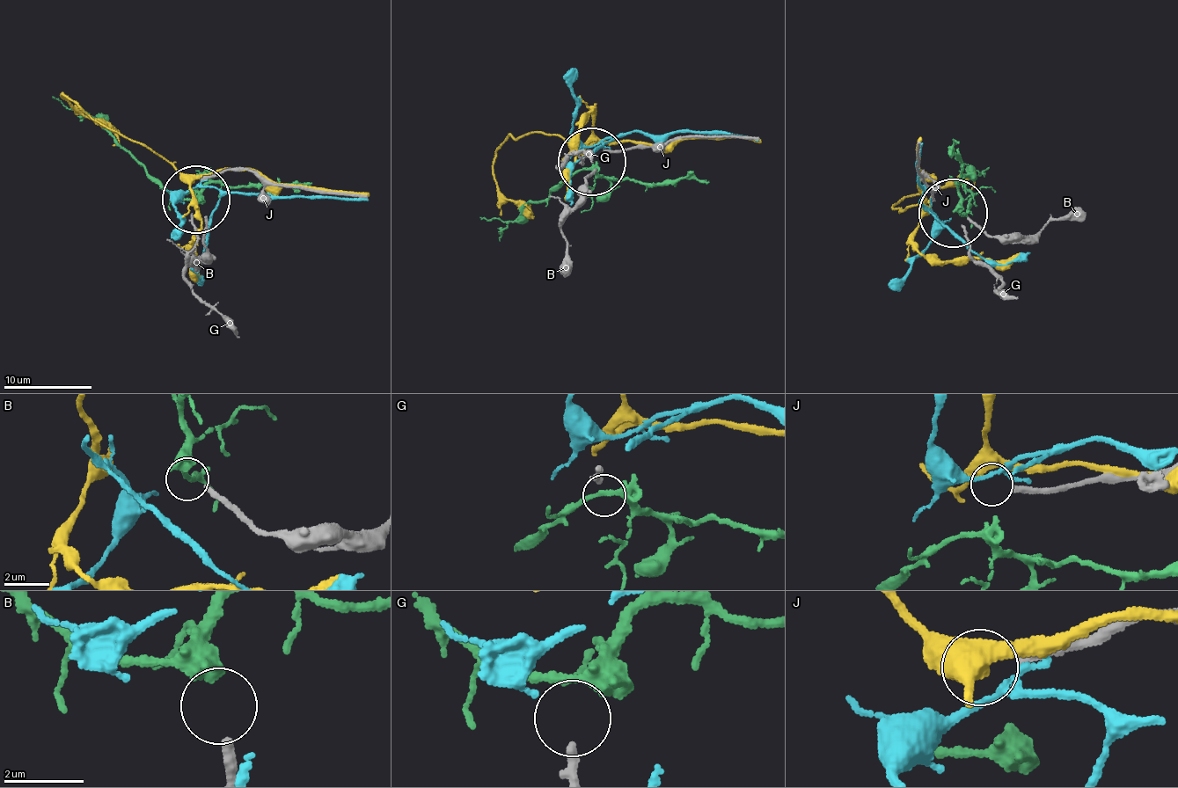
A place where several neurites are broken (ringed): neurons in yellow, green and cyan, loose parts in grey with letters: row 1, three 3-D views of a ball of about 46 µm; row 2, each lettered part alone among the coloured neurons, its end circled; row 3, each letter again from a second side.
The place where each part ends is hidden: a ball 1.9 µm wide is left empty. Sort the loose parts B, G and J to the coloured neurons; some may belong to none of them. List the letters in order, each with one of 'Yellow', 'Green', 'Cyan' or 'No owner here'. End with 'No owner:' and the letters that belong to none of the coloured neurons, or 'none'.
B: No owner here
G: No owner here
J: No owner here
No owner: B, G, J

